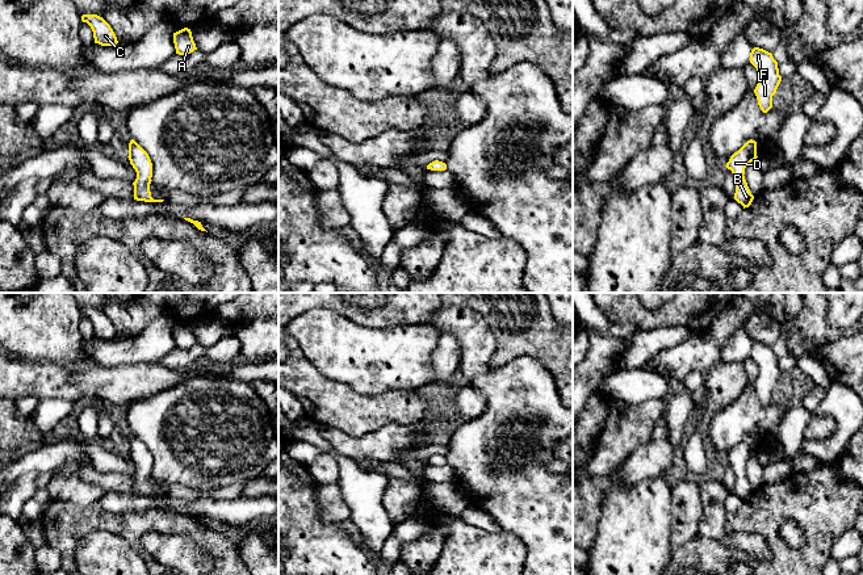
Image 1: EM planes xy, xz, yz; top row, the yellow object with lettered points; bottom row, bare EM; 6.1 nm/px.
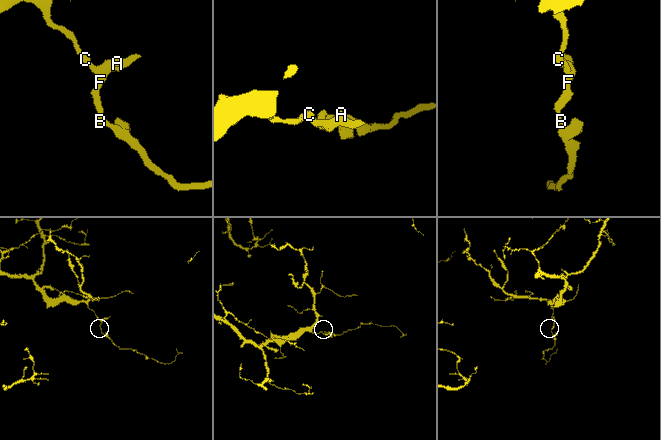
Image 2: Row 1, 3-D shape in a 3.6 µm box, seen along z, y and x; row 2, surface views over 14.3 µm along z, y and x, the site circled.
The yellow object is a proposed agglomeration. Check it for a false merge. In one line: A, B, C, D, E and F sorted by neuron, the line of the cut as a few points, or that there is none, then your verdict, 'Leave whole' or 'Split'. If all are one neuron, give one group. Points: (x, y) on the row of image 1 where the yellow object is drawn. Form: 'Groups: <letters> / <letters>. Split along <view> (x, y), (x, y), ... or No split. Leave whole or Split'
Groups: A B C D E F. No split. Leave whole

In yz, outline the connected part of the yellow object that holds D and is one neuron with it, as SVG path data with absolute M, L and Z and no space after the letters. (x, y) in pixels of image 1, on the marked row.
M750 139L747 140L737 152L734 152L726 168L732 171L736 179L736 193L734 200L745 207L749 207L754 200L747 182L745 180L745 168L754 160L757 160L757 142Z

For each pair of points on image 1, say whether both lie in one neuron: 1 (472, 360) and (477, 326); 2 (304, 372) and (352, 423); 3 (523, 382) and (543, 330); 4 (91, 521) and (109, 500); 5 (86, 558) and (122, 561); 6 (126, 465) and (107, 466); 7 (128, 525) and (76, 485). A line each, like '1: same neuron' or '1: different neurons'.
1: same neuron
2: same neuron
3: different neurons
4: different neurons
5: same neuron
6: same neuron
7: different neurons

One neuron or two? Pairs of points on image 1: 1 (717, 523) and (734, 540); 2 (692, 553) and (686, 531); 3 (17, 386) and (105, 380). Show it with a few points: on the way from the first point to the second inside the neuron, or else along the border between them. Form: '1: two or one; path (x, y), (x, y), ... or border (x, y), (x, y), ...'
1: one; path (717, 528), (729, 540)
2: two; border (696, 534), (674, 548)
3: one; path (40, 385), (75, 386), (83, 381)

